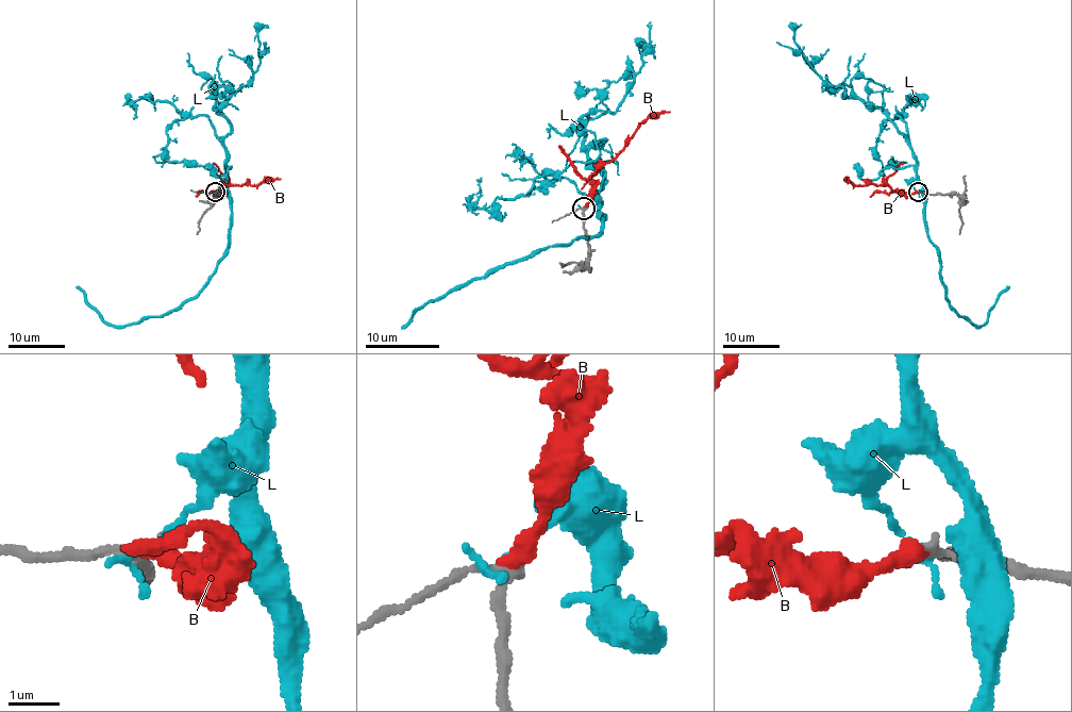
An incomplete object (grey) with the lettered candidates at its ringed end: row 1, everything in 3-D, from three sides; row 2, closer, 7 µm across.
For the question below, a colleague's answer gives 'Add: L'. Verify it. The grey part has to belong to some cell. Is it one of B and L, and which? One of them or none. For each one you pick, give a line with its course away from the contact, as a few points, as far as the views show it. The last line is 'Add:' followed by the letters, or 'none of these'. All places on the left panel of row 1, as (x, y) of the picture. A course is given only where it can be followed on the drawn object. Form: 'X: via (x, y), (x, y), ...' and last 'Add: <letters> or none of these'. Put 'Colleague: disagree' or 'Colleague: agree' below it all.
B: via (215, 192), (219, 194), (222, 191), (219, 189), (227, 185), (258, 185), (280, 178)
Add: B
Colleague: disagree

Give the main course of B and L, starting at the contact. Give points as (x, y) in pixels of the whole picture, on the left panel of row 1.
B: (215, 192), (219, 194), (222, 191), (219, 189), (227, 185), (258, 185), (280, 178)
L: (214, 192), (227, 182), (231, 245), (195, 296), (162, 315), (111, 326), (77, 287)

